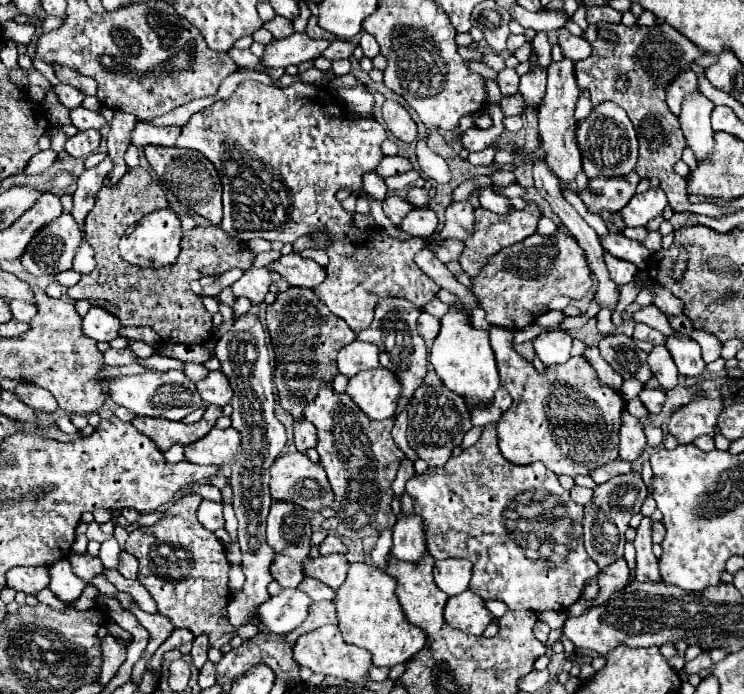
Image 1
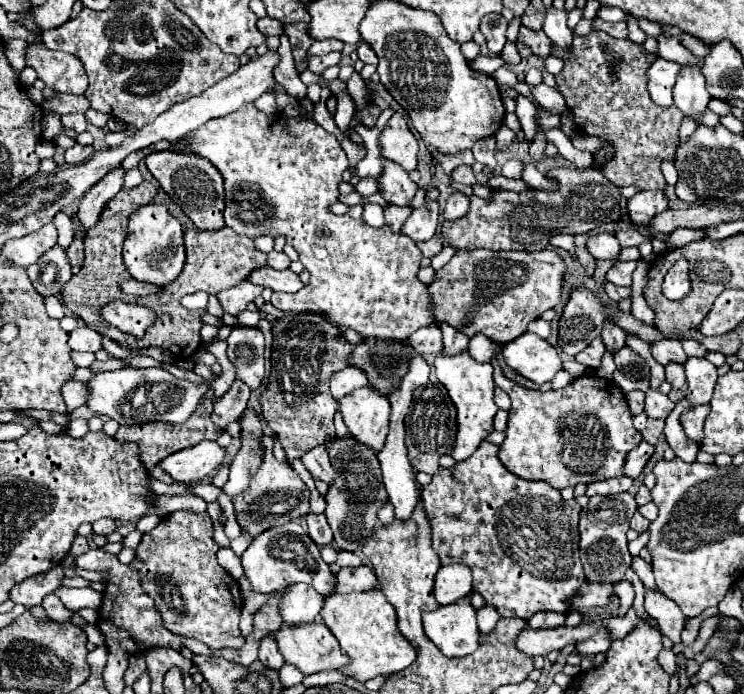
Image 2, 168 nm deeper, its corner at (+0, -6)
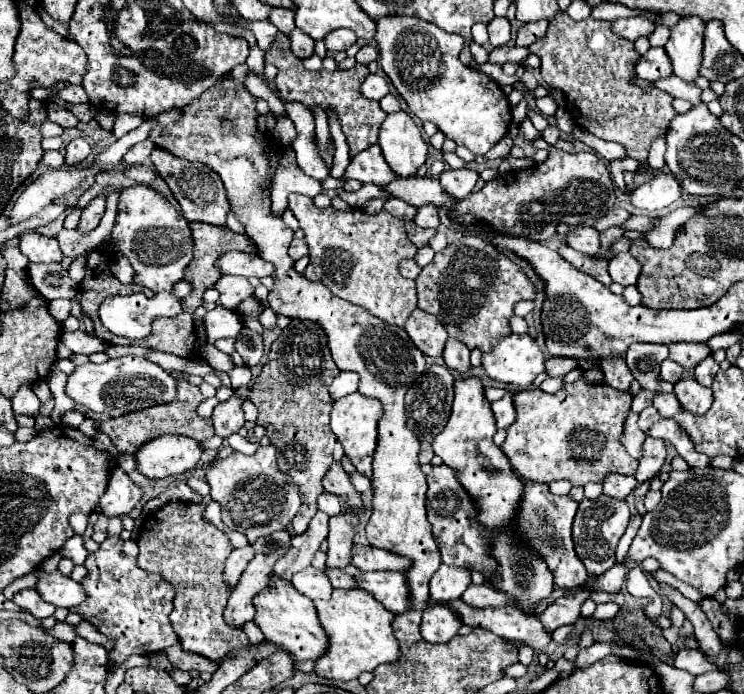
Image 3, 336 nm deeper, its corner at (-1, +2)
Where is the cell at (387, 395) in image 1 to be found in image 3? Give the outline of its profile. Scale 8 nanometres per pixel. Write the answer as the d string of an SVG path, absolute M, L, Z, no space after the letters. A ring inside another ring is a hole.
M360 393L346 395L344 399L338 399L334 403L332 415L330 415L330 429L336 435L336 439L342 443L344 453L348 459L352 459L358 473L372 477L372 455L376 451L376 423L382 415L382 407L378 399L368 399Z

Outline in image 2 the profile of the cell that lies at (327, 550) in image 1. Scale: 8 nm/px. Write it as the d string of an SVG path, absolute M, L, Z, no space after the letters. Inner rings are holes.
M339 551L339 555L337 555L337 565L339 565L339 567L359 567L359 565L363 565L363 563L361 563L361 559L359 559L355 553L351 553L351 551Z

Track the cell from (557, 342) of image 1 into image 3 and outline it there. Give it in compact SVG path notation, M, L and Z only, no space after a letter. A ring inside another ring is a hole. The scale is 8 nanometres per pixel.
M506 335L490 353L482 357L484 373L498 381L518 387L528 387L536 375L544 373L544 353L528 335Z

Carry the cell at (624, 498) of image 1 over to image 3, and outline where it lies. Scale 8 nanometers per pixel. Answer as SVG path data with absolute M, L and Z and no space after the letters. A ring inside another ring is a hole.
M600 495L598 499L582 499L578 505L578 513L574 517L572 525L572 539L574 539L574 549L584 567L588 569L590 575L602 575L614 565L614 553L620 537L624 535L626 527L630 521L630 511L626 501L618 499L608 499L606 495Z

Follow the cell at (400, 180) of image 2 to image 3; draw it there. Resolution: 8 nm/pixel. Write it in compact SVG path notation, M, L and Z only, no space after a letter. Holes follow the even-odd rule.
M372 145L364 149L360 155L352 157L344 171L344 179L358 179L362 183L374 183L374 185L384 185L396 179L396 173L388 167L384 161L384 155L378 145Z

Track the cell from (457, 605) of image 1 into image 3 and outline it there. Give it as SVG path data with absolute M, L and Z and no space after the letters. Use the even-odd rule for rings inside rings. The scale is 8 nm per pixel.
M444 605L436 607L426 607L422 613L422 623L420 623L420 635L428 643L448 643L458 629L462 627L460 619Z

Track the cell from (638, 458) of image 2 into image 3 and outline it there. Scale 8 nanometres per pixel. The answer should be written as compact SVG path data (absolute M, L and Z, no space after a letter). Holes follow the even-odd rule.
M646 437L646 441L644 441L644 451L646 451L646 455L640 459L638 471L636 471L636 475L634 475L638 483L656 477L658 471L660 471L660 467L662 467L664 461L666 461L666 443L664 443L662 439Z

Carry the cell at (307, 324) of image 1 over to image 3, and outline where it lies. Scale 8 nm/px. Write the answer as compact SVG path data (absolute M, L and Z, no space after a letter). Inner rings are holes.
M294 319L290 327L282 331L282 337L272 345L268 363L264 365L256 383L236 391L242 399L248 399L256 405L256 425L266 429L266 437L280 451L280 471L288 473L298 487L302 505L292 519L294 535L302 535L318 511L316 497L324 491L322 477L334 461L332 449L336 437L330 431L330 411L334 401L328 395L328 387L338 373L340 371L332 363L332 355L328 351L328 341L324 339L324 331L320 331L316 323L300 323Z

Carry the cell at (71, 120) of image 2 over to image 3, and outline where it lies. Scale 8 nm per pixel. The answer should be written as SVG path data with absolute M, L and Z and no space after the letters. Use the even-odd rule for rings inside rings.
M54 101L46 103L46 109L48 109L48 119L50 119L50 121L54 121L54 123L58 123L60 127L64 127L64 129L76 127L78 119L76 119L76 117L74 117L70 111L60 109L60 107L58 107Z

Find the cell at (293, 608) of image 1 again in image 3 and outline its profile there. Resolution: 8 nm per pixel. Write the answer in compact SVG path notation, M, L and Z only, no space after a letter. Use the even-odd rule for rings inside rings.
M306 567L304 571L298 571L292 577L292 585L306 597L310 599L330 599L332 593L332 585L330 579L324 571L314 569L314 567Z

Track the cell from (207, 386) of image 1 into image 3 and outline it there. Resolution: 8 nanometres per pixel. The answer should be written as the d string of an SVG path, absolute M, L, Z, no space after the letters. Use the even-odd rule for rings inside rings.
M236 393L224 401L218 403L214 407L212 413L212 425L214 425L214 433L222 439L228 439L232 433L236 433L242 425L244 425L244 413L242 413L242 401Z

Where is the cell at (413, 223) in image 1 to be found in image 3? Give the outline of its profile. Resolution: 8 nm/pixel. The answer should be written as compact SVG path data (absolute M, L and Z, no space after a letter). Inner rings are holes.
M420 207L418 209L418 215L414 219L416 225L420 227L430 227L430 229L436 229L440 225L440 217L438 217L438 211L436 207Z

